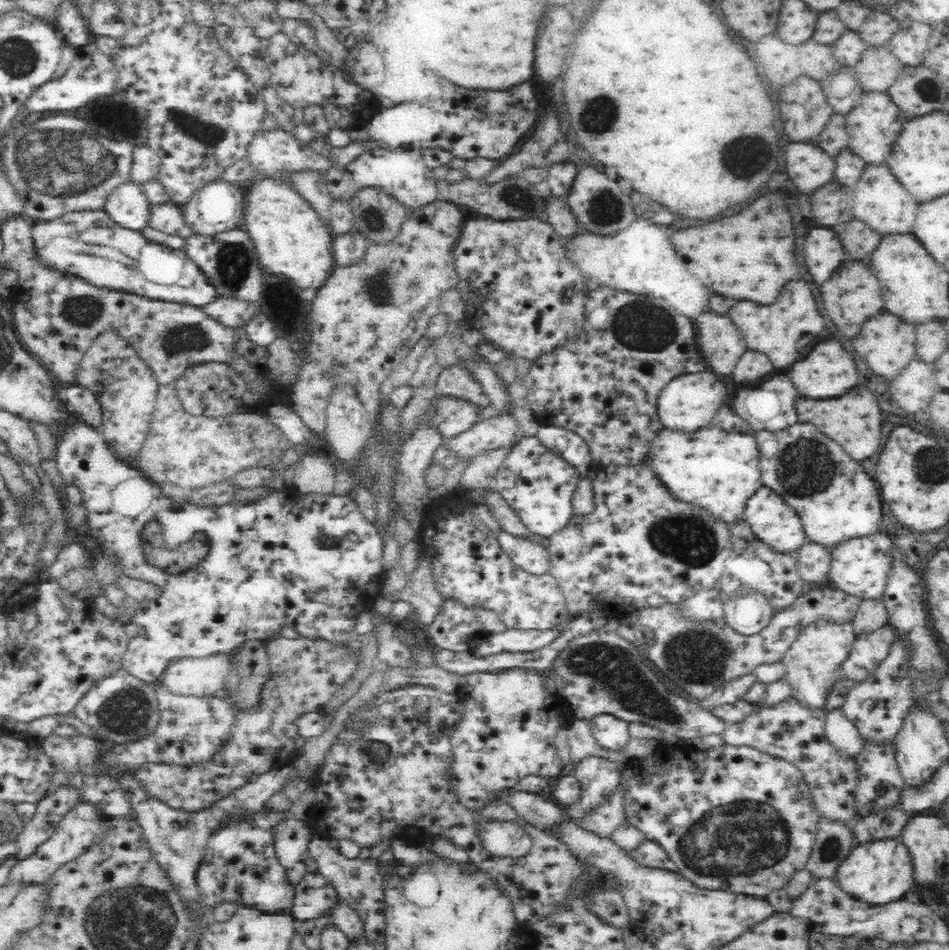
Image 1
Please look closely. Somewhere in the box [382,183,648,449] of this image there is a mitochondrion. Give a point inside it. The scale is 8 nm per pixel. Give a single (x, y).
(605, 209)

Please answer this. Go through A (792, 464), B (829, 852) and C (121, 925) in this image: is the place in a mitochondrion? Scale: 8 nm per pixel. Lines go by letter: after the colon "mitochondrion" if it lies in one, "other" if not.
A: mitochondrion
B: mitochondrion
C: mitochondrion

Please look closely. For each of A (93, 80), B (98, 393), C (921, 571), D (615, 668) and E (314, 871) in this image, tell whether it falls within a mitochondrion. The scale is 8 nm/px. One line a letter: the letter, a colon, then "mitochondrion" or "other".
A: other
B: other
C: other
D: mitochondrion
E: other

